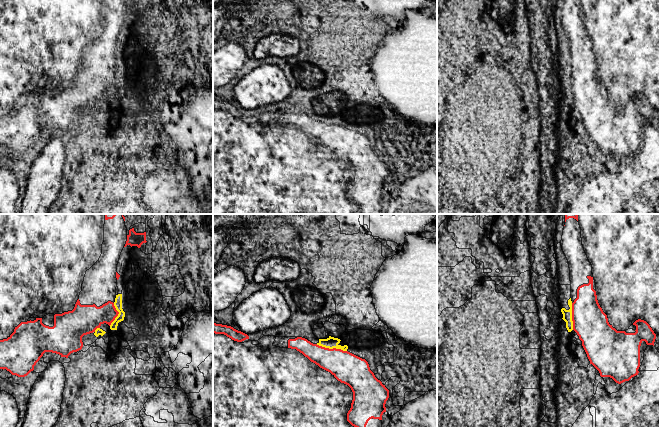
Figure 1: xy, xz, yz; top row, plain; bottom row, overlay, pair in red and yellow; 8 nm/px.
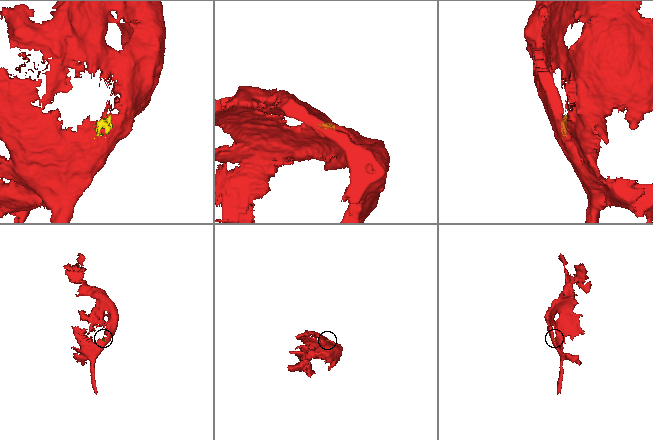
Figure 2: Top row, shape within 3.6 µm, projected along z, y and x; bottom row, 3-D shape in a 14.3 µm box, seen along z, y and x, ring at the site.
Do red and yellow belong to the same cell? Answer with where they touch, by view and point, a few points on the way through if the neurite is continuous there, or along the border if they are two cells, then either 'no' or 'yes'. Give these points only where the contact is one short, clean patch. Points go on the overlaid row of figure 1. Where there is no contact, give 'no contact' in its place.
contact xz (331, 349); border xz (316, 344), (322, 347), (340, 348), (346, 351); no

